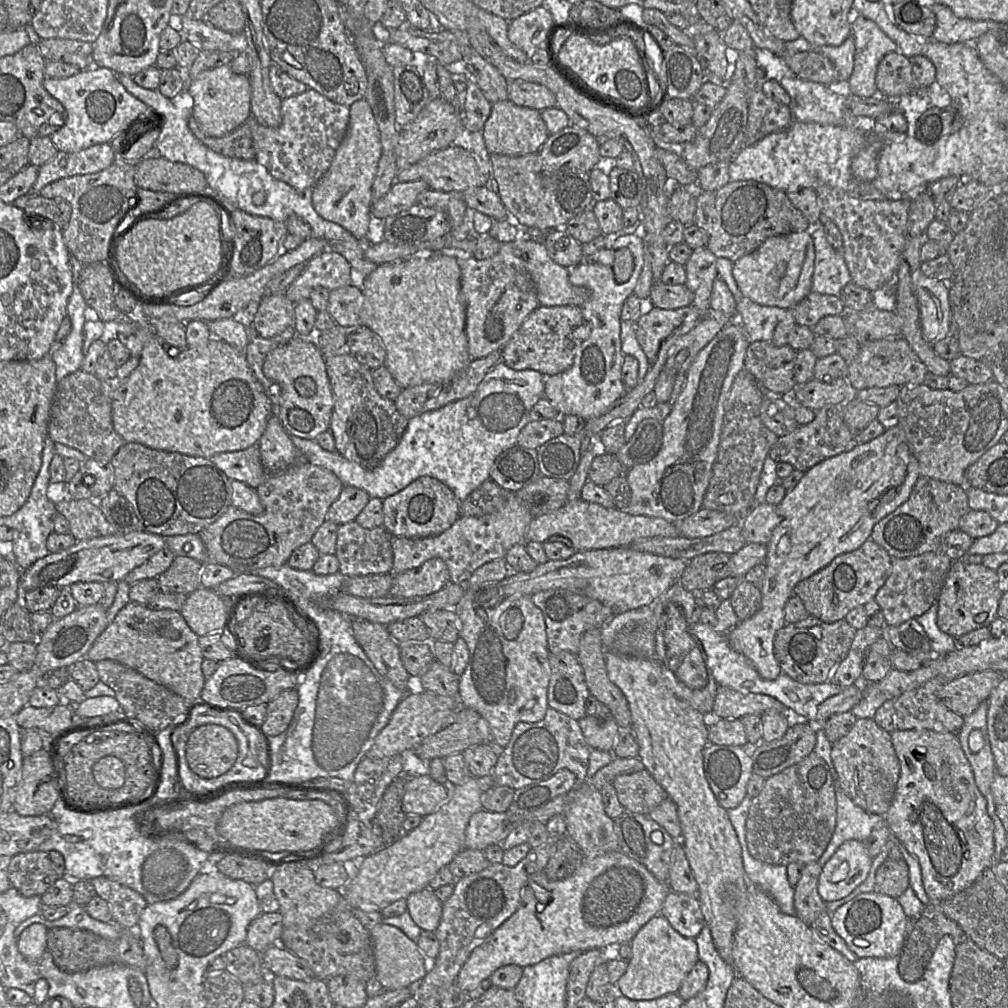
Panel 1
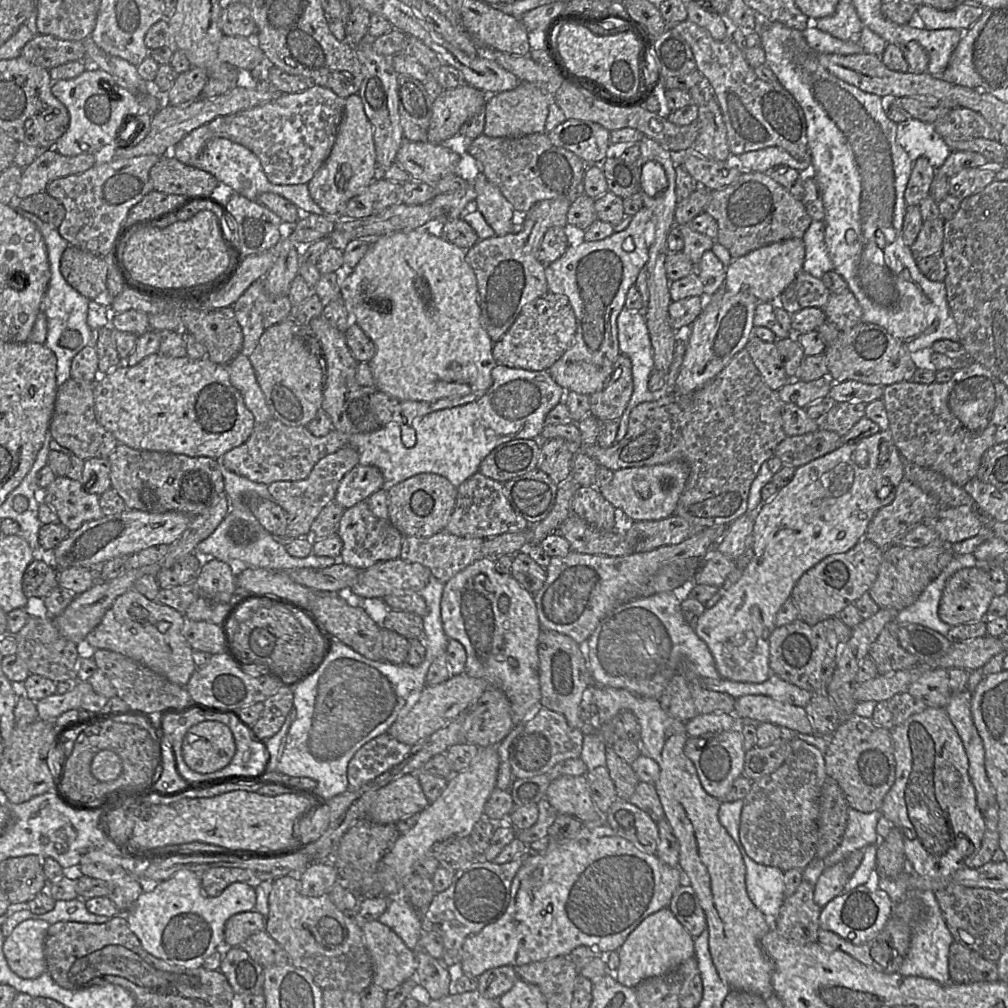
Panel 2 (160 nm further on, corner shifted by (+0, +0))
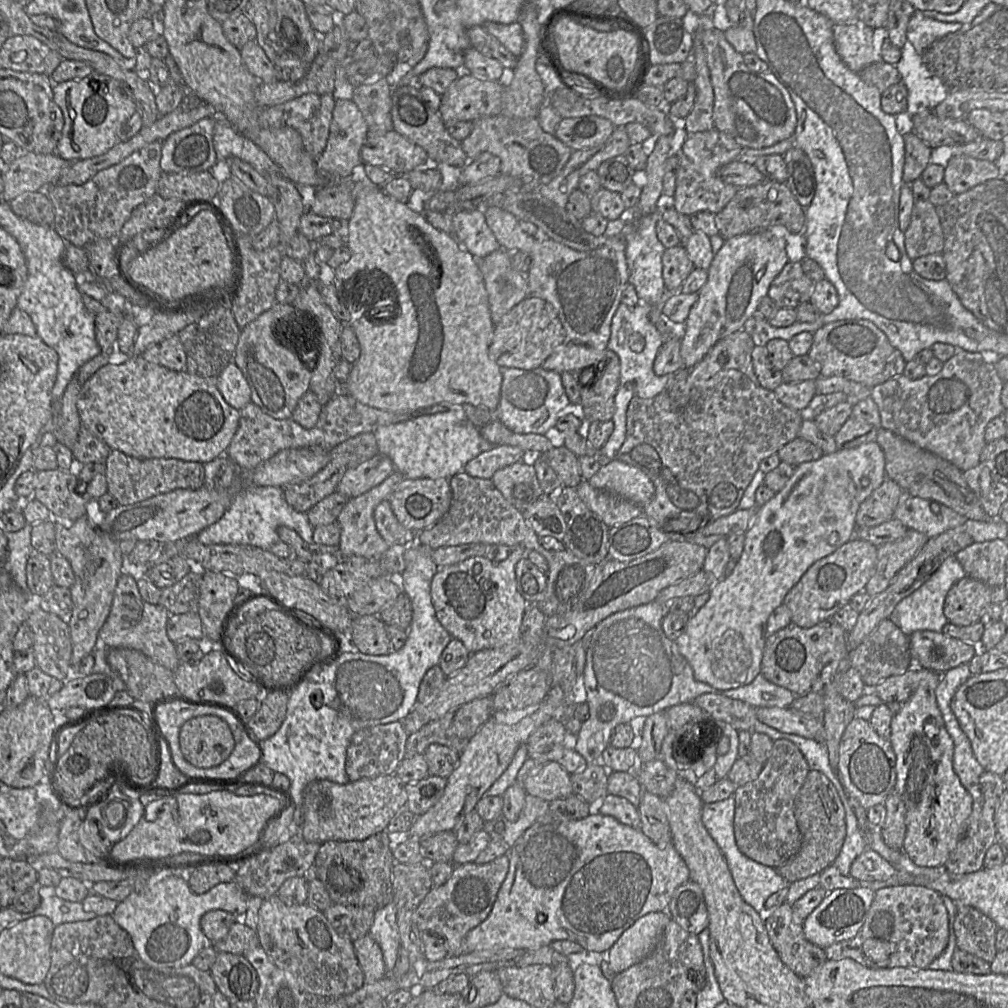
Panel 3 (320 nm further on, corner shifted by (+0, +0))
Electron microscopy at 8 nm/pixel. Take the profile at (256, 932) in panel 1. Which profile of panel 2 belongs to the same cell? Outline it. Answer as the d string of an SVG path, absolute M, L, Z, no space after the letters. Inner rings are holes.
M247 911L232 915L224 926L224 940L231 947L238 947L249 936L265 931L266 917L257 911Z

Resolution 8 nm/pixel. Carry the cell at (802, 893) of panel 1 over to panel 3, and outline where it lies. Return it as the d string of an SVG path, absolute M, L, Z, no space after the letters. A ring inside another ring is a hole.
M785 902L766 913L765 927L782 962L799 977L806 978L828 960L824 949L805 938L803 925L793 921L792 905Z

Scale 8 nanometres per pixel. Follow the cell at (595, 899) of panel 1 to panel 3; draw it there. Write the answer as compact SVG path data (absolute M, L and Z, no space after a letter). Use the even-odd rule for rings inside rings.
M549 812L537 819L521 837L510 847L509 870L502 883L493 908L488 917L464 937L464 952L538 949L550 946L555 940L570 940L577 942L584 949L602 952L609 950L620 935L637 919L650 913L666 911L674 891L683 883L689 881L689 869L676 851L672 842L665 847L658 847L640 829L622 824L615 818L603 814L590 814L580 820L564 820L553 817Z

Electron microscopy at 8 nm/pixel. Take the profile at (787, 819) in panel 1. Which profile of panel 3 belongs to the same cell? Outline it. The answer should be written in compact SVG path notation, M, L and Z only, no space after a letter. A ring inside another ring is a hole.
M787 739L773 741L772 752L758 777L734 792L734 835L739 850L748 858L778 868L801 848L801 833L794 814L795 798L810 768L799 748Z

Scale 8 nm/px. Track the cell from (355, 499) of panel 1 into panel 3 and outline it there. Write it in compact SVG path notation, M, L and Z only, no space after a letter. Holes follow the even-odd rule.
M377 453L372 458L347 470L336 491L348 499L356 498L381 484L393 472L392 460L385 454Z

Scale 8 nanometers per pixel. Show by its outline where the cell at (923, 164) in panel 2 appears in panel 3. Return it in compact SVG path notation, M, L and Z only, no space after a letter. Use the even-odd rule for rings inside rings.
M914 132L903 135L905 143L905 161L903 168L903 183L911 184L921 178L922 172L930 163L932 149Z

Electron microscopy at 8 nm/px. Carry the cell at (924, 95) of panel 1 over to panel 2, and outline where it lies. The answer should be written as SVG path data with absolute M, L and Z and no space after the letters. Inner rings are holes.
M910 117L897 124L897 141L912 162L925 157L935 171L942 167L952 152L944 139L935 132L933 124Z

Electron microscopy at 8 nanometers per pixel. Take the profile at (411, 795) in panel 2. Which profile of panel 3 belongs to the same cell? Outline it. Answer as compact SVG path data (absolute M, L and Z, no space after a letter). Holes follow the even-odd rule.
M381 775L338 784L320 779L303 790L302 825L299 837L308 842L360 841L386 831L390 821L406 807L405 784L392 775Z

